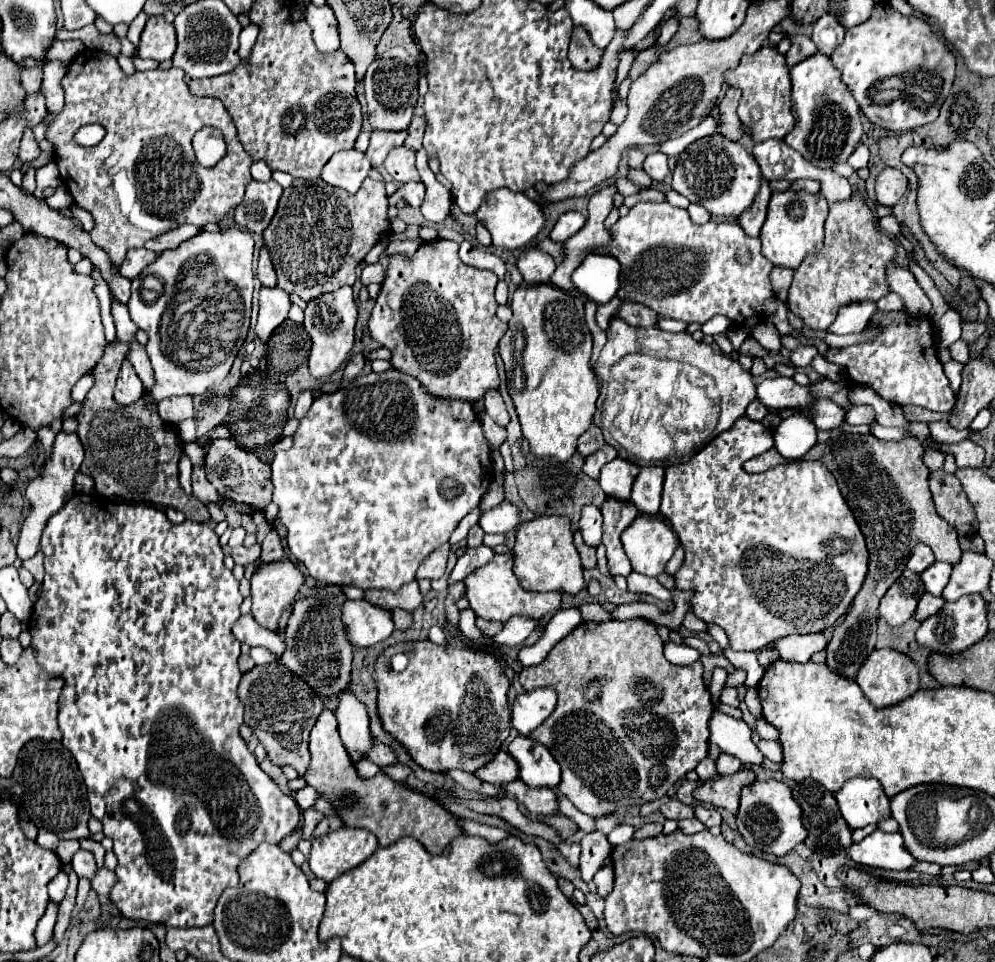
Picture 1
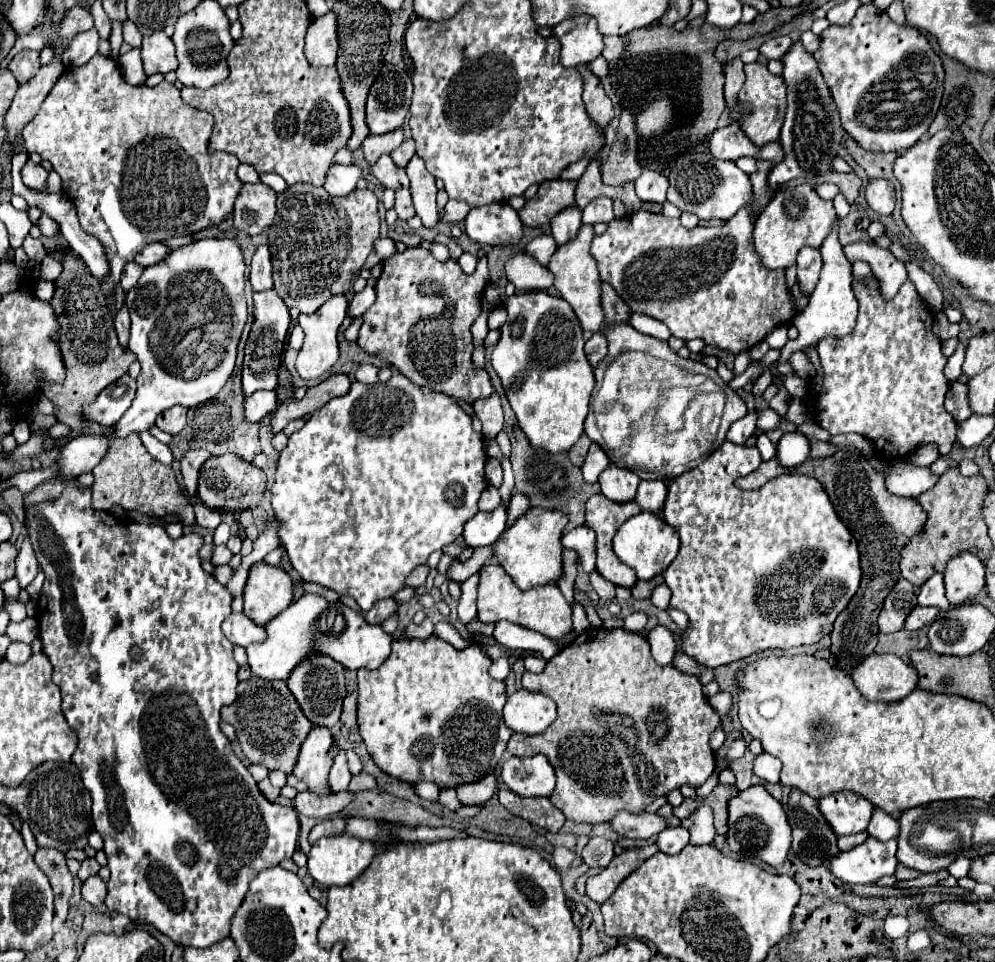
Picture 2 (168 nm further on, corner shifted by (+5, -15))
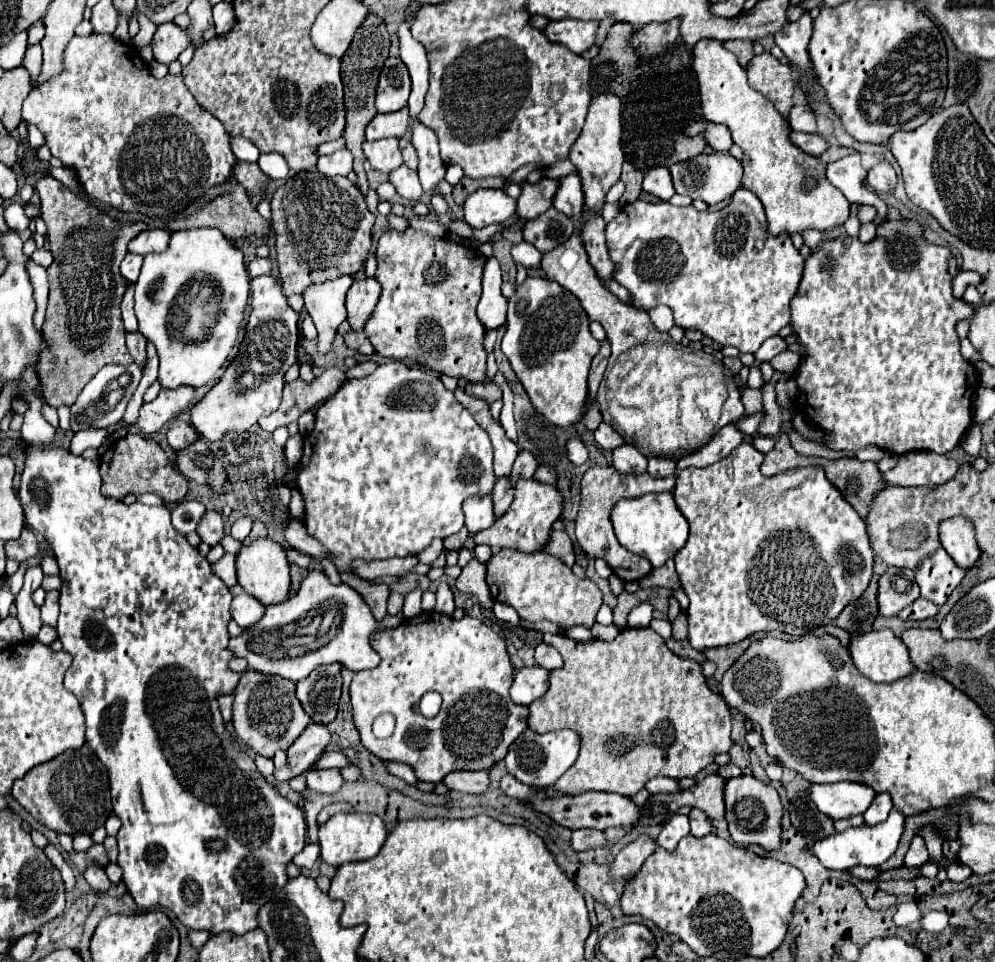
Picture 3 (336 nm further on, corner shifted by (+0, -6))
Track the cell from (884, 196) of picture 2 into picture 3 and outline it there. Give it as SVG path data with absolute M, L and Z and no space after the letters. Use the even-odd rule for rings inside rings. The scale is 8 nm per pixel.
M879 162L869 170L867 182L877 194L889 194L891 188L897 184L897 176L889 162Z

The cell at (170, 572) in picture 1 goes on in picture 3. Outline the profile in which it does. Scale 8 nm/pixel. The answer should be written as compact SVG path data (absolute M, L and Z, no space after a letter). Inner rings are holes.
M41 446L41 448L27 448L25 452L25 470L21 474L21 486L19 486L19 500L25 510L25 518L31 530L45 536L49 542L61 570L63 588L61 588L61 614L59 614L59 640L63 644L63 650L67 650L73 656L73 664L65 674L65 688L71 690L83 708L85 720L87 720L87 744L99 760L109 770L111 780L111 796L113 796L113 812L121 818L123 826L117 832L119 842L119 858L117 864L123 868L123 882L129 890L129 894L135 898L137 906L147 908L167 908L175 912L175 916L187 926L197 930L209 930L211 934L219 932L233 932L237 936L255 930L259 926L257 914L259 908L277 894L285 882L289 882L287 876L287 864L293 860L297 852L305 846L305 818L299 806L291 804L287 798L279 794L275 784L267 782L255 768L255 762L239 748L239 744L231 738L231 734L225 730L225 722L221 718L221 712L217 708L215 696L219 692L229 694L235 690L239 682L239 674L229 670L229 660L233 658L233 652L227 650L227 624L231 620L231 600L233 594L229 588L211 572L211 564L205 560L205 556L199 554L195 546L187 542L183 534L179 534L169 518L169 510L165 506L145 506L141 502L135 502L131 506L125 506L121 500L105 498L101 494L101 474L99 474L99 458L83 458L73 456L69 450L59 446Z

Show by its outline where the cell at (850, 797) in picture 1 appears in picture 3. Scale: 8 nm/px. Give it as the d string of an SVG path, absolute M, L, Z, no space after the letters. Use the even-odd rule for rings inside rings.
M837 782L837 784L811 784L809 796L817 810L833 820L851 818L855 814L865 814L875 798L875 790L857 782Z

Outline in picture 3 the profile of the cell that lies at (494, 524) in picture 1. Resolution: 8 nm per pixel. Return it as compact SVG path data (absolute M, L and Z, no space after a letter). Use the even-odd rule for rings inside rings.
M491 496L467 498L463 502L463 512L465 512L465 526L469 528L469 532L481 532L495 522Z

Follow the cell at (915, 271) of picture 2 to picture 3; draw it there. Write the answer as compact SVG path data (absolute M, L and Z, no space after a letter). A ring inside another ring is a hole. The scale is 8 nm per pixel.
M853 152L837 162L831 162L827 166L827 180L843 192L843 196L851 202L851 204L869 204L873 208L877 208L882 222L888 220L887 204L881 200L879 194L875 194L873 190L869 190L865 186L865 178L867 178L867 170L861 166L861 154Z

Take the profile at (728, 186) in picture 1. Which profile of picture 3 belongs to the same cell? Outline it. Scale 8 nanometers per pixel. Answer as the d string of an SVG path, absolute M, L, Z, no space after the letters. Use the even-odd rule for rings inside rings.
M709 152L709 154L699 154L697 158L689 158L685 162L677 162L671 168L671 178L673 186L679 194L687 194L693 200L701 198L709 206L715 206L723 200L729 200L737 188L741 188L741 176L743 176L743 166L739 160L735 160L729 152Z

